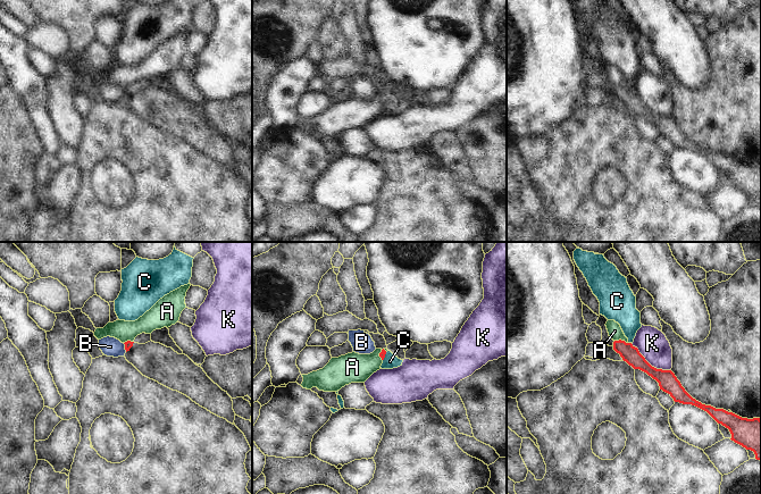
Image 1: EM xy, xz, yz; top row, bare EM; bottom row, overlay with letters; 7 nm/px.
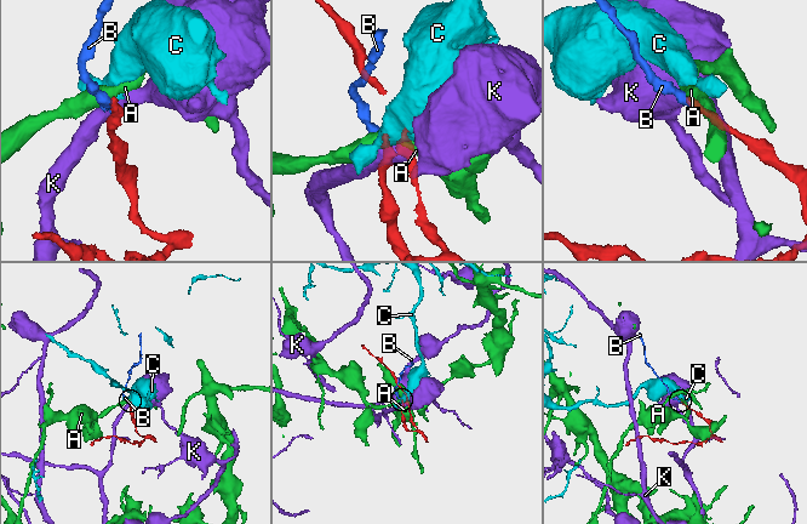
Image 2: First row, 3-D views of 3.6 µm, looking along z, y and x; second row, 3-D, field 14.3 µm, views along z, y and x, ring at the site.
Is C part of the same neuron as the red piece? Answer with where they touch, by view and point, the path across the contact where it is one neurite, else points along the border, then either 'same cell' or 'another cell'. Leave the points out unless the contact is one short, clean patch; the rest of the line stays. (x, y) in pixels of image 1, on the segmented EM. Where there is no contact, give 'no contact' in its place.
yz (630, 343) | along yz (628, 342), (632, 344) | another cell

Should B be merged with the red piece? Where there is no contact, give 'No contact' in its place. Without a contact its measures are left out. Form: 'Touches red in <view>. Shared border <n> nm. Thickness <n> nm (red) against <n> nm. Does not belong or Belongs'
Touches red in xy. Shared border 70 nm. Thickness 60 nm (red) against 140 nm. Does not belong

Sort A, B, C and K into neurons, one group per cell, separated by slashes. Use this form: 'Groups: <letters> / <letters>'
Groups: A / B / C / K

